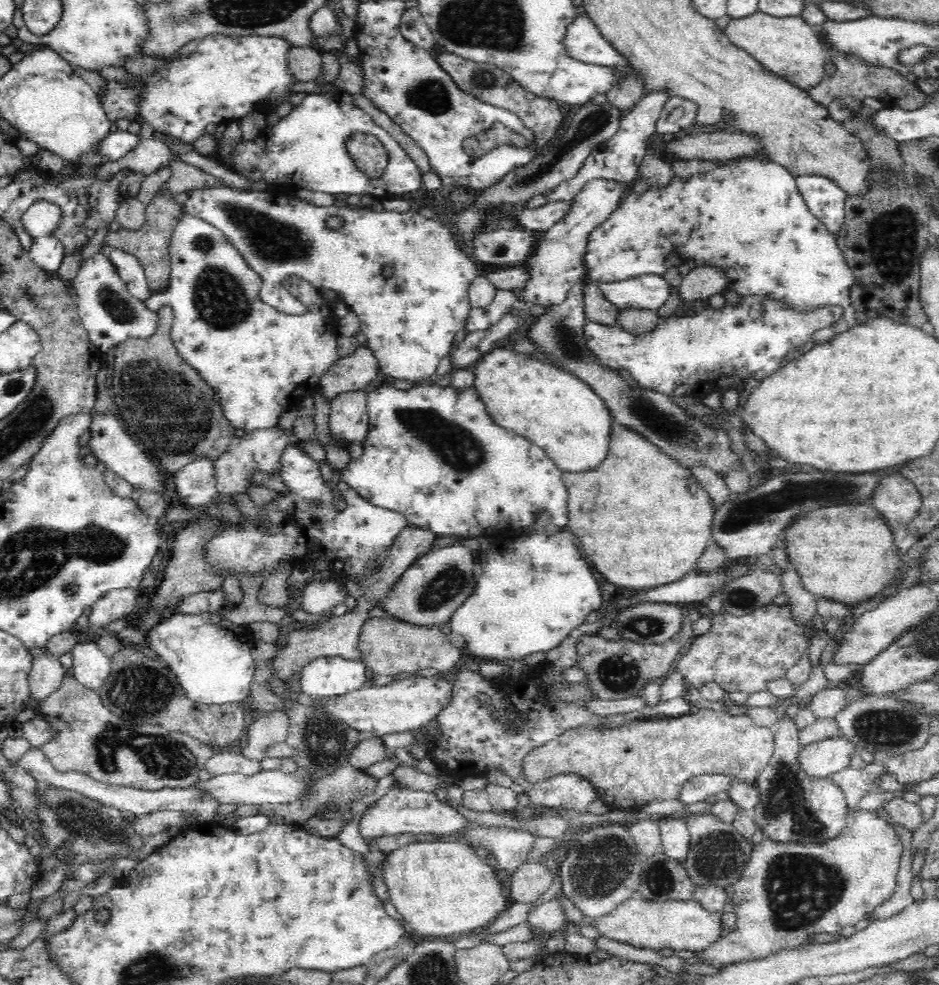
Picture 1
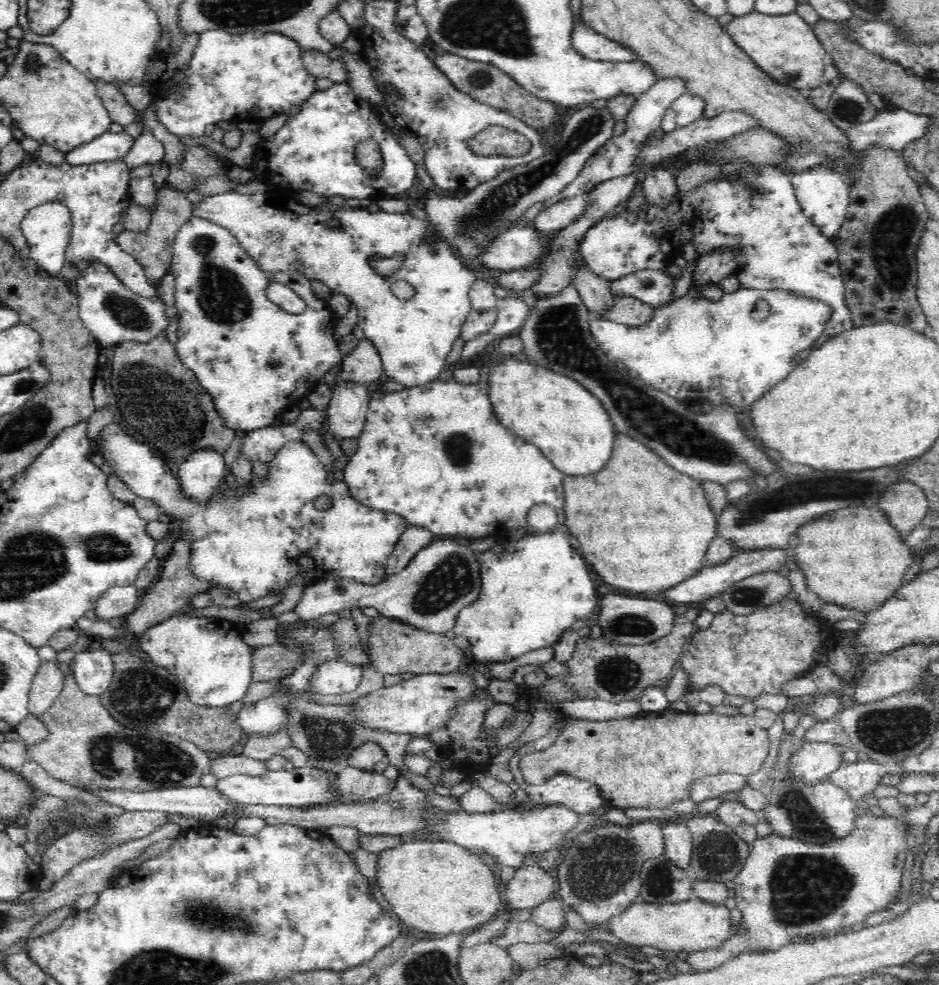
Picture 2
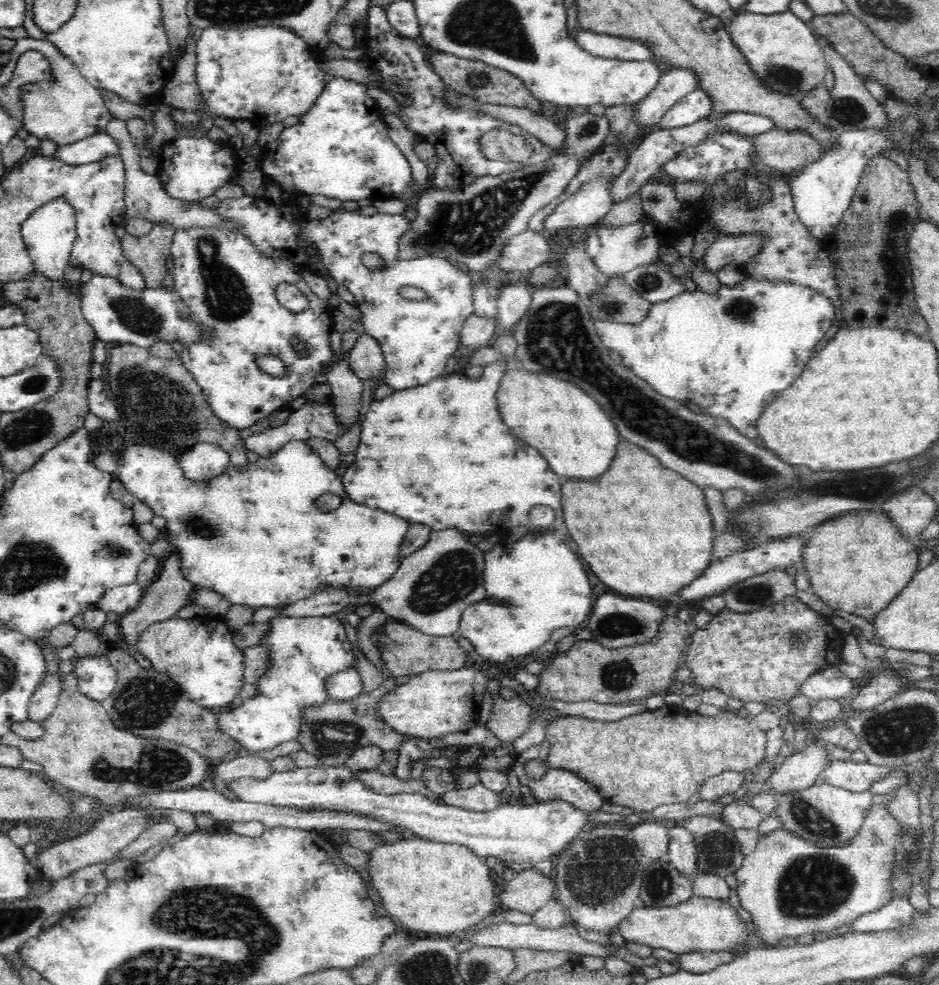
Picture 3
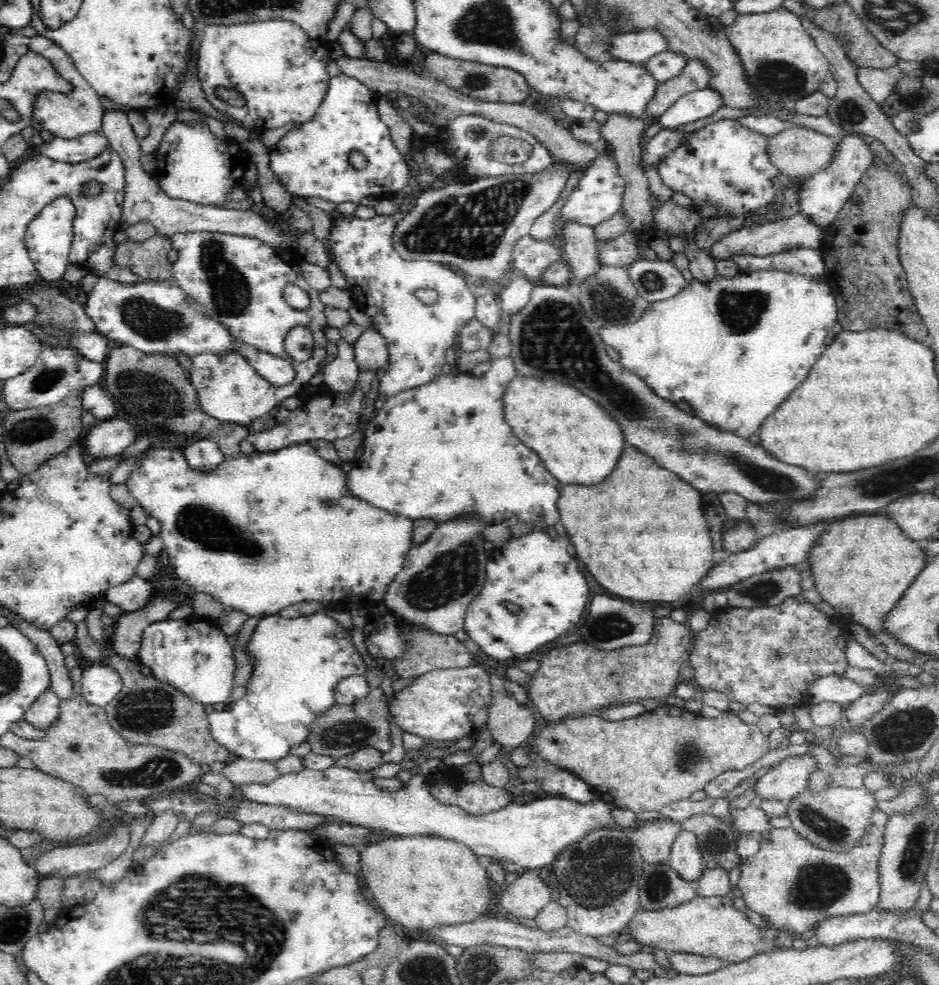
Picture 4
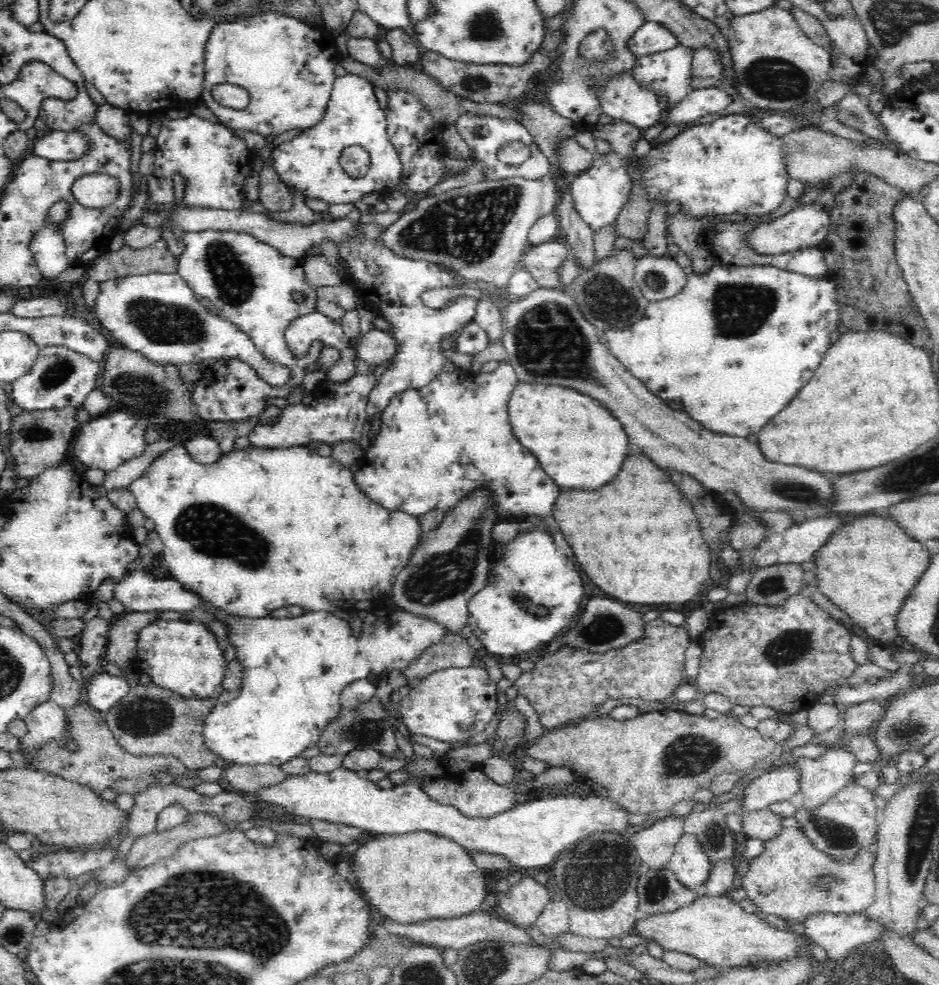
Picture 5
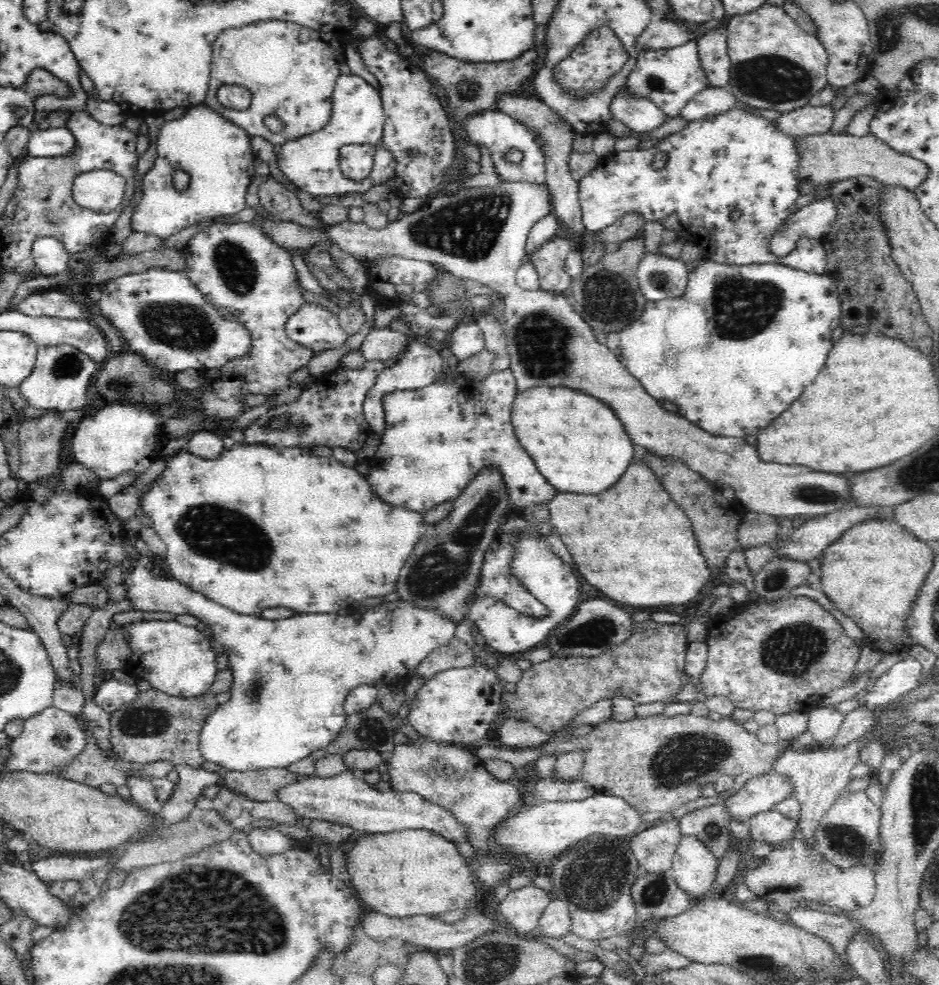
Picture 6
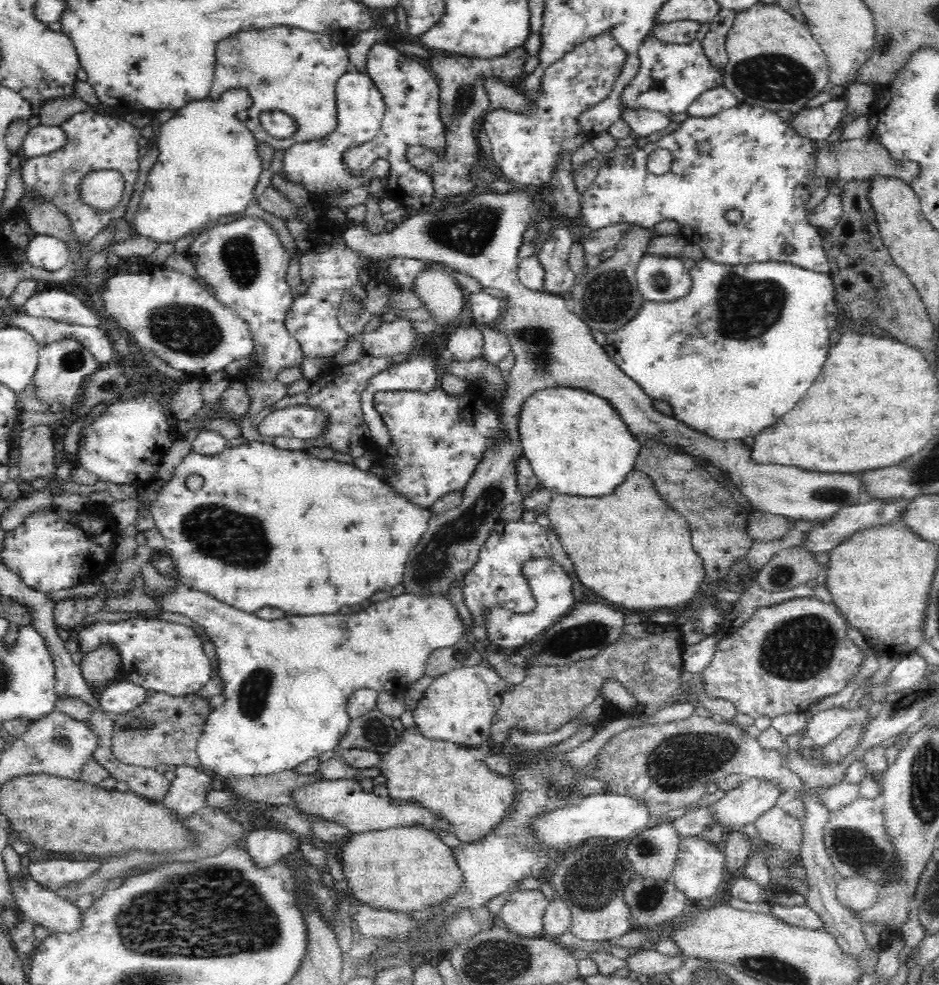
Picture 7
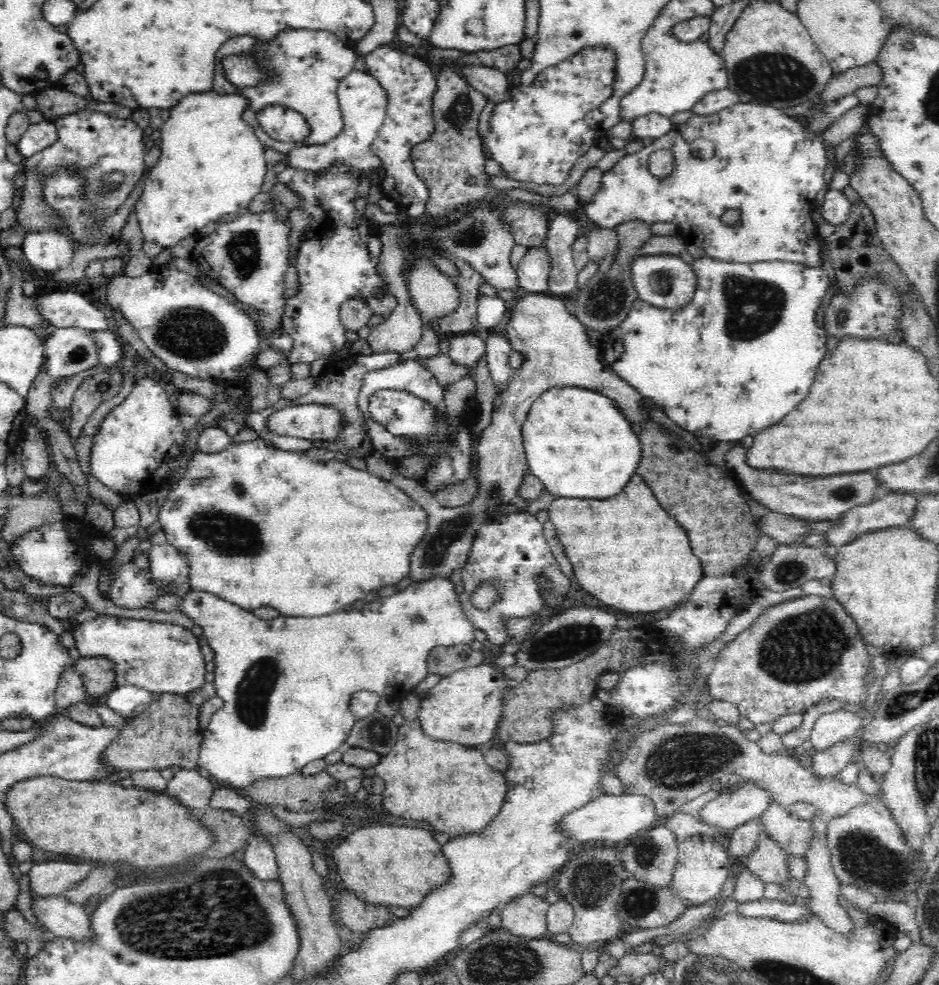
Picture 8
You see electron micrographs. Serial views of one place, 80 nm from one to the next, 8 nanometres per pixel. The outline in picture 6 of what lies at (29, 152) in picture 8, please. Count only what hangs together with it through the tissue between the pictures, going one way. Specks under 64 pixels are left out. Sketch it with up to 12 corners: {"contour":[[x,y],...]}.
{"contour":[[40,127],[31,132],[29,156],[70,154],[71,129]]}

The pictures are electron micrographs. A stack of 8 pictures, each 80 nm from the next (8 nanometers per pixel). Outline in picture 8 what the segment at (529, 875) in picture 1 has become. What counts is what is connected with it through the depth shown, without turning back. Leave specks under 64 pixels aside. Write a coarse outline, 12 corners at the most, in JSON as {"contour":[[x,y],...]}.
{"contour":[[522,894],[501,908],[501,928],[527,939],[546,935],[551,904]]}

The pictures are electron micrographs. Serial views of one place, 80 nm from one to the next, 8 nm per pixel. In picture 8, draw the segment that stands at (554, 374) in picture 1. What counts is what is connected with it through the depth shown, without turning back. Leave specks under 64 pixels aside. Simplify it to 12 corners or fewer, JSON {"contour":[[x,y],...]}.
{"contour":[[551,388],[522,426],[555,497],[612,498],[638,431],[606,395]]}

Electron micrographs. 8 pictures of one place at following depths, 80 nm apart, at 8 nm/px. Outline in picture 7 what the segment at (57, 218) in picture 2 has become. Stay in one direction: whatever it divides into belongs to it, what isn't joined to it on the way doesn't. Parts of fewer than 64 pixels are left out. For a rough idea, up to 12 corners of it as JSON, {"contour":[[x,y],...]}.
{"contour":[[38,235],[26,248],[33,267],[56,272],[68,266],[70,248]]}

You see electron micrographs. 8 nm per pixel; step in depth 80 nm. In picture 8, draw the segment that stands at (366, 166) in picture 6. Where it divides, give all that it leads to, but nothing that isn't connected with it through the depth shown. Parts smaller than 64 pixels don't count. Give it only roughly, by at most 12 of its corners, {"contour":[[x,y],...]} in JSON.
{"contour":[[382,45],[366,71],[387,96],[370,151],[380,185],[408,216],[429,190],[410,152],[434,132],[436,75],[424,58]]}

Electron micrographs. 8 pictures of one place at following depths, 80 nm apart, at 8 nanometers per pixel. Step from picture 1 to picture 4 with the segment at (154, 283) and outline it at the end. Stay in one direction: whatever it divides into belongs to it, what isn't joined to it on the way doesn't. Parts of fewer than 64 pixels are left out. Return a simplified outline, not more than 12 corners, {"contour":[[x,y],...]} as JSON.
{"contour":[[172,238],[125,240],[114,263],[146,280],[173,277]]}

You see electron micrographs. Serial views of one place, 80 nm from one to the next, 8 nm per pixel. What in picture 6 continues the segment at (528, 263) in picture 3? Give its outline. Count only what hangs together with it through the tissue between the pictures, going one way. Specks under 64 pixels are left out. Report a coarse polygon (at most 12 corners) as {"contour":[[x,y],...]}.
{"contour":[[554,236],[528,256],[542,290],[562,293],[572,279],[568,240]]}

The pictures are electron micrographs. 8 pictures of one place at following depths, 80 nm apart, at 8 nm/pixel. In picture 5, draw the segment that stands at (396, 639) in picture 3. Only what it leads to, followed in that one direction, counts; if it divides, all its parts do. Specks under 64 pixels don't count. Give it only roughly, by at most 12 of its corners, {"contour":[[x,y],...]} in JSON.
{"contour":[[448,632],[402,674],[411,682],[445,668],[472,666],[475,650]]}

